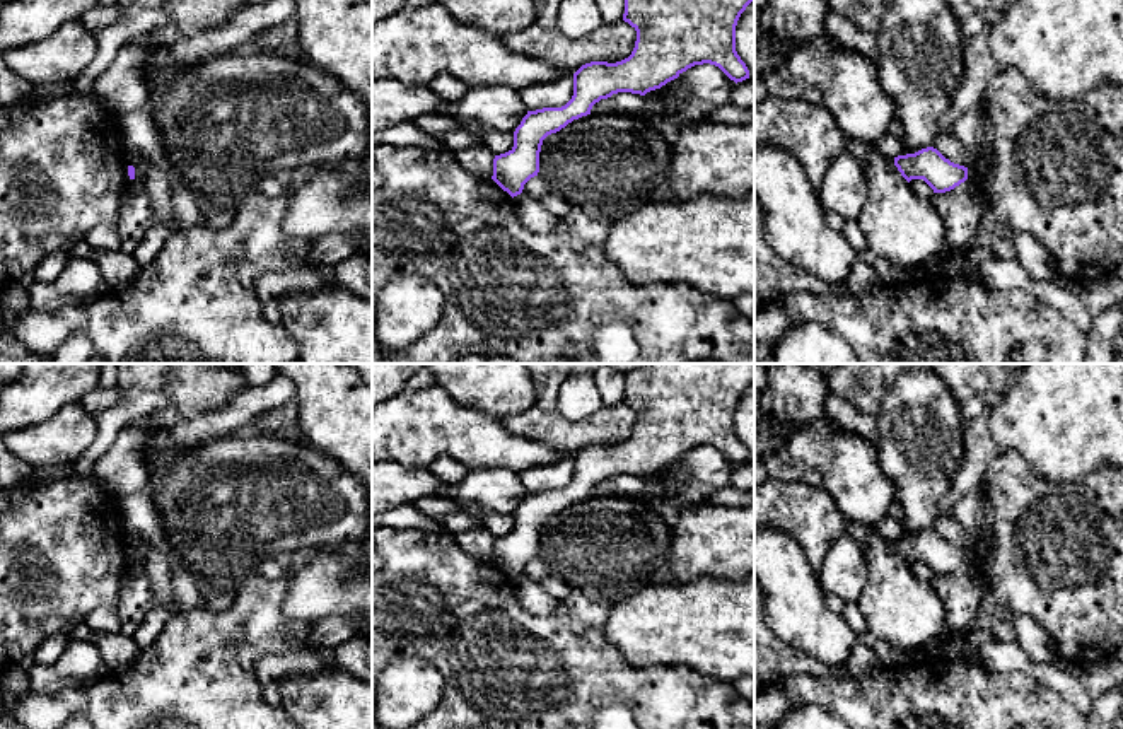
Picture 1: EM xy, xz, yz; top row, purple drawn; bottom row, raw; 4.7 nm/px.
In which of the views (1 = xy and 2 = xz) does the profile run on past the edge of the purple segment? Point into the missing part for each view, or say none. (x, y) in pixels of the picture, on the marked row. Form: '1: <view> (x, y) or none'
1: none
2: none

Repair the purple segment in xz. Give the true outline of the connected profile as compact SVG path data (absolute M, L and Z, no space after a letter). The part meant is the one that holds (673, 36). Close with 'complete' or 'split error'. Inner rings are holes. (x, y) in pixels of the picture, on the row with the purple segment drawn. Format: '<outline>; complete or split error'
M625 0L623 20L637 31L631 55L621 61L591 61L573 73L573 96L562 108L527 111L514 131L514 147L493 159L492 179L512 198L521 195L524 184L539 172L543 140L565 128L573 120L591 114L601 99L618 92L645 96L678 79L695 65L719 67L730 80L749 79L746 63L736 51L736 26L753 0Z; complete

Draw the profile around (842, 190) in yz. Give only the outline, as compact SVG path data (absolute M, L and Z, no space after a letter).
M845 152L826 169L816 191L824 210L857 220L867 198L864 169Z

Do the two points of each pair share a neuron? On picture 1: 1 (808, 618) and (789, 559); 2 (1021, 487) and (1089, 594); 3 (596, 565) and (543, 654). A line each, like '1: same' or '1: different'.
1: same
2: same
3: different

